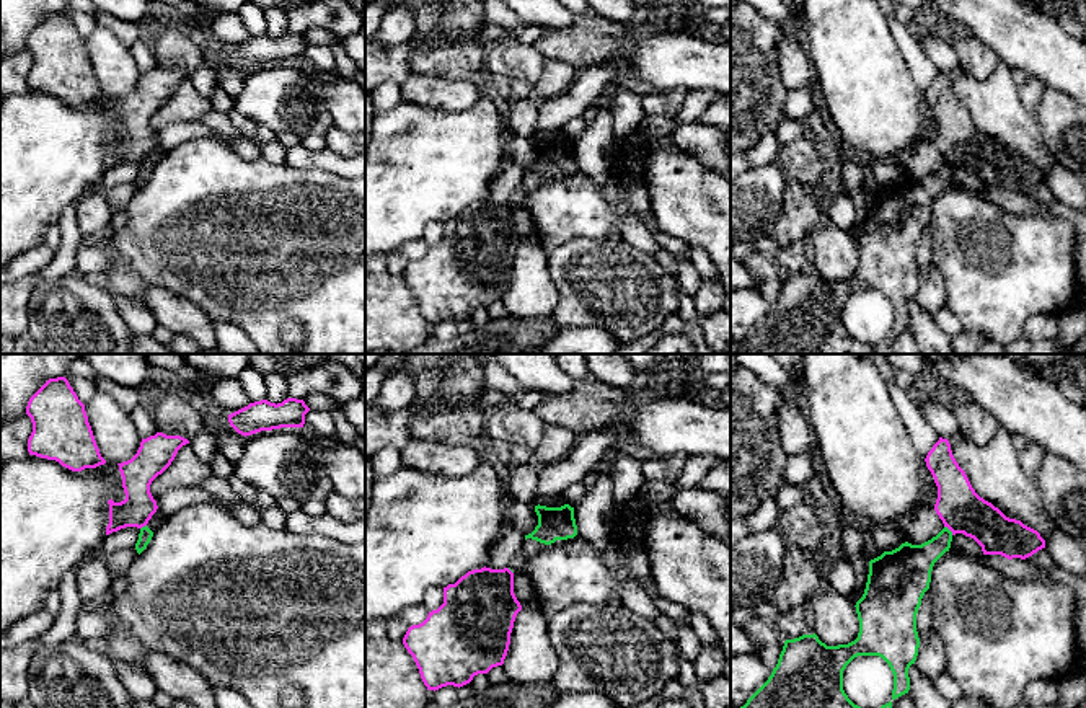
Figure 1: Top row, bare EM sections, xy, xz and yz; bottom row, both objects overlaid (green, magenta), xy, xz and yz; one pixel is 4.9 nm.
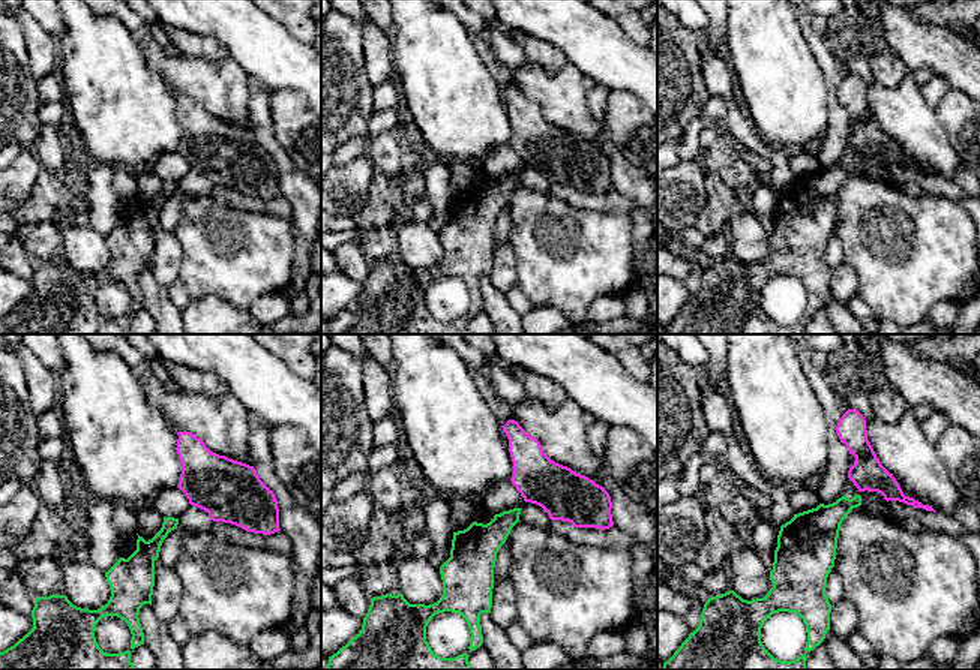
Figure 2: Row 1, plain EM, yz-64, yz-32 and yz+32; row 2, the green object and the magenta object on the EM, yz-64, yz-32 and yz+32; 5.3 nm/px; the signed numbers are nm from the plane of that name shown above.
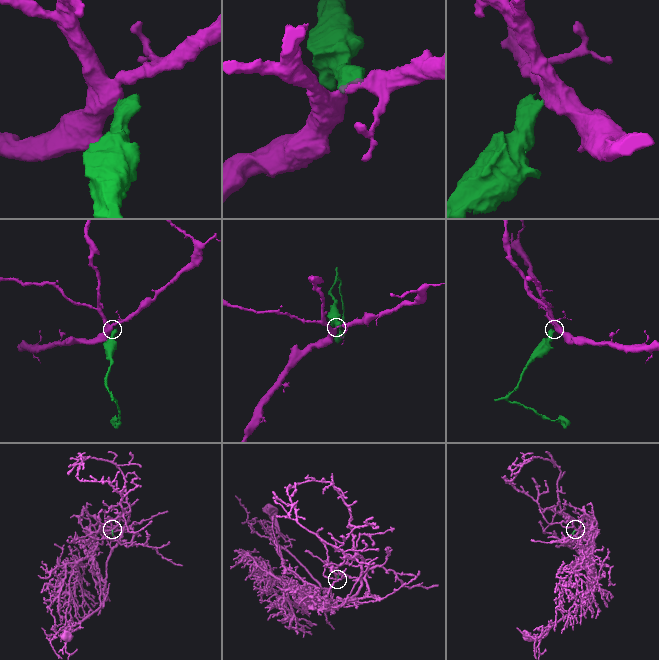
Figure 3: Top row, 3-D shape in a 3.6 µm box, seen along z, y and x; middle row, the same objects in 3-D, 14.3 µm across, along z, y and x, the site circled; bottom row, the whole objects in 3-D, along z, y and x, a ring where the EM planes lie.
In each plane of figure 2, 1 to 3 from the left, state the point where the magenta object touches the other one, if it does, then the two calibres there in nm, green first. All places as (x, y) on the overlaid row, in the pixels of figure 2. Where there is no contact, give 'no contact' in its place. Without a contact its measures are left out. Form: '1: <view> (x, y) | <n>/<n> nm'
1: no contact
2: no contact
3: no contact

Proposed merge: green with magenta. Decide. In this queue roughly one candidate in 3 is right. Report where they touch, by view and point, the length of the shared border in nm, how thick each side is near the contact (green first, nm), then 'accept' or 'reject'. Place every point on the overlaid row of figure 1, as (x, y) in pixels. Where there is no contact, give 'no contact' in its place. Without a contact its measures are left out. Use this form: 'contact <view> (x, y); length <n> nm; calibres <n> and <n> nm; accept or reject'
contact yz (949, 530); length 60 nm; calibres 200 and 220 nm; reject

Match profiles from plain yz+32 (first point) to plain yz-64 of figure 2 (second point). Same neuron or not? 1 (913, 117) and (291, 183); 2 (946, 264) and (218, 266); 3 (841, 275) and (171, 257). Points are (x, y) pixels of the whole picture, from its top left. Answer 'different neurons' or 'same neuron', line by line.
1: different neurons
2: same neuron
3: same neuron

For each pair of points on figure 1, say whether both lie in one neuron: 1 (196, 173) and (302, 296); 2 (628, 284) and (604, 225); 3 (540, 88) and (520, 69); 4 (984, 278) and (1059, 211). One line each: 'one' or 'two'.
1: one
2: two
3: two
4: two

